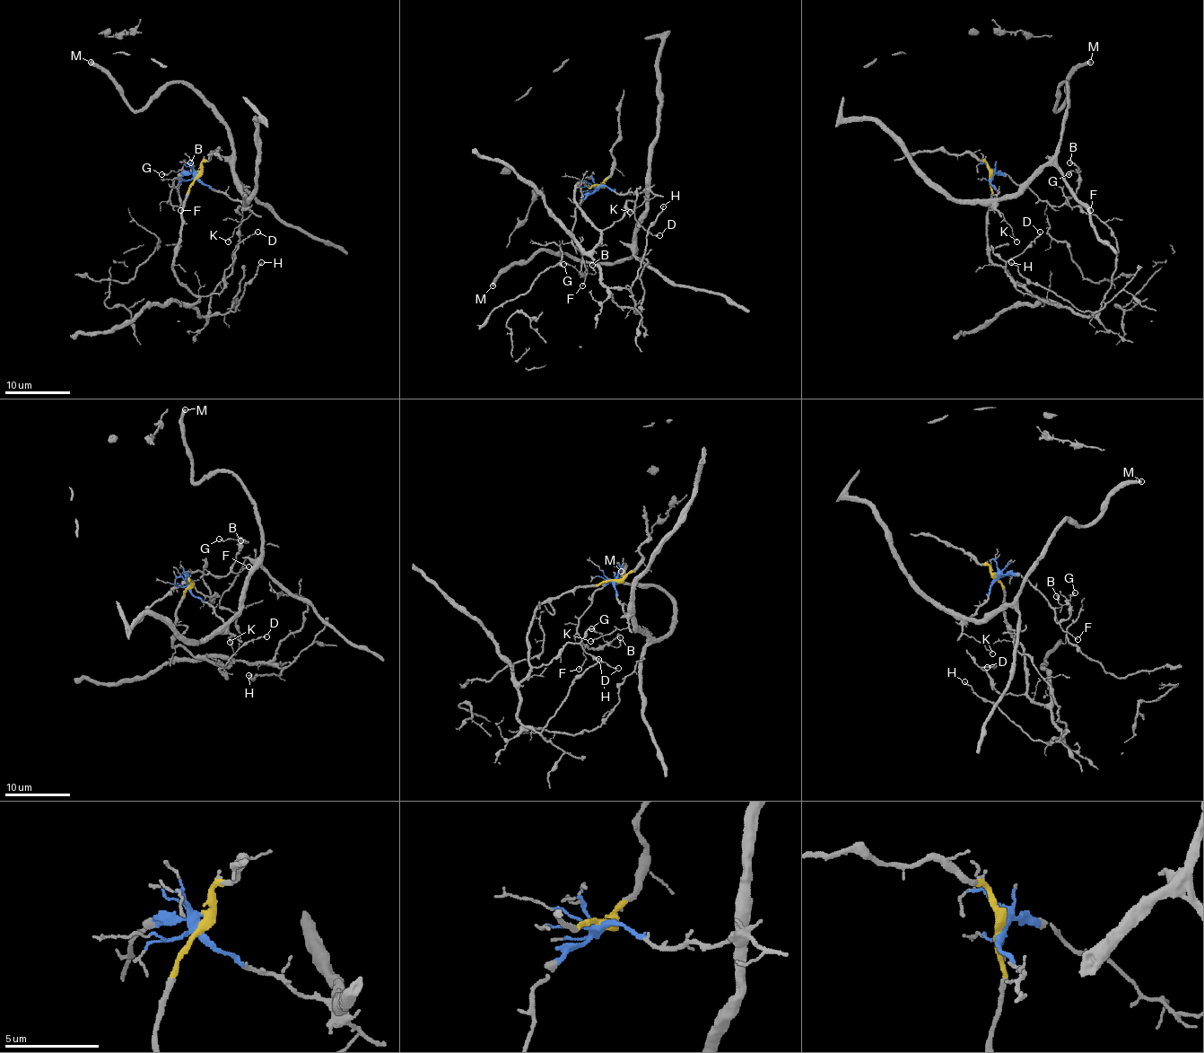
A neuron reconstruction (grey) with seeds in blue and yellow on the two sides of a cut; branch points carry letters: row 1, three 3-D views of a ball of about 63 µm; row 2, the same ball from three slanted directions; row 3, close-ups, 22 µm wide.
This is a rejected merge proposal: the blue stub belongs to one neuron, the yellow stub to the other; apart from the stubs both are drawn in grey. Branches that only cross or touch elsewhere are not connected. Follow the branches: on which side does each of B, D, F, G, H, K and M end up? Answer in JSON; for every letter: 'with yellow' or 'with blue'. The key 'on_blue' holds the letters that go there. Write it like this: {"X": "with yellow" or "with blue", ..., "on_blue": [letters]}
{"B": "with blue", "D": "with yellow", "F": "with blue", "G": "with blue", "H": "with yellow", "K": "with blue", "M": "with blue", "on_blue": ["B", "F", "G", "K", "M"]}

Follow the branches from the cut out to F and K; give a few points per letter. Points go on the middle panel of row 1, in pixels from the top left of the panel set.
F: (599, 187), (574, 209), (571, 242), (588, 271), (583, 286)
K: (599, 187), (617, 193), (649, 191), (653, 195), (630, 213)

